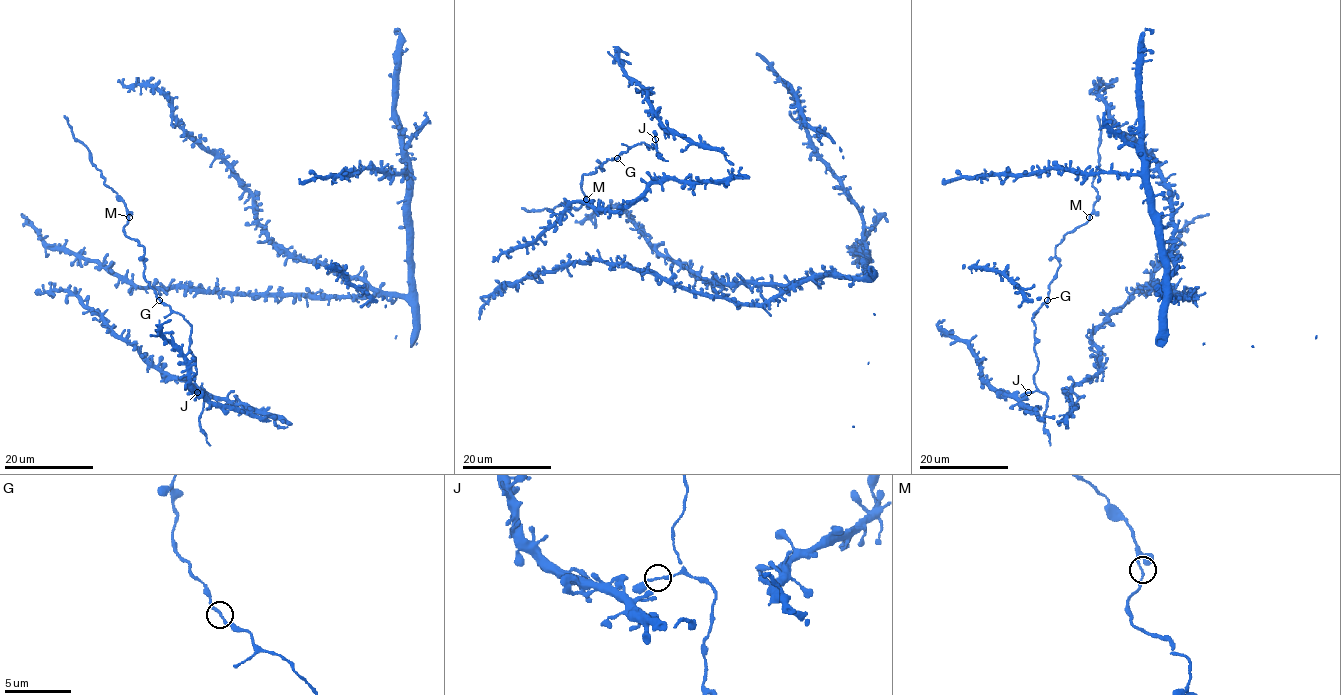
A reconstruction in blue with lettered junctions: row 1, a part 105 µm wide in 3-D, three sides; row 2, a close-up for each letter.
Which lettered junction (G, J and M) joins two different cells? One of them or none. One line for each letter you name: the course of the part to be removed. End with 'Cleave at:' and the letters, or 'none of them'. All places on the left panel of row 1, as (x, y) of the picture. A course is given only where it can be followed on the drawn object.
Cleave at: none of them

